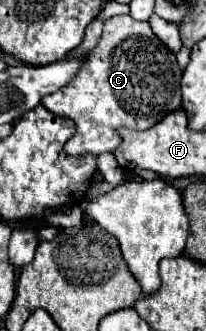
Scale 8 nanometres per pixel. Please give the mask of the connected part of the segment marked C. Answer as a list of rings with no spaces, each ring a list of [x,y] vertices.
[[[111,16],[103,24],[103,34],[97,42],[97,46],[87,54],[87,62],[83,62],[83,70],[71,80],[71,84],[63,86],[63,90],[57,90],[55,94],[43,96],[43,106],[51,110],[57,116],[67,116],[75,122],[77,130],[71,136],[71,140],[65,144],[67,154],[103,154],[113,152],[122,139],[117,134],[117,128],[151,128],[161,118],[177,108],[181,108],[181,94],[179,94],[179,82],[181,82],[181,68],[177,64],[177,58],[167,46],[153,34],[149,22],[137,22],[131,16]]]

